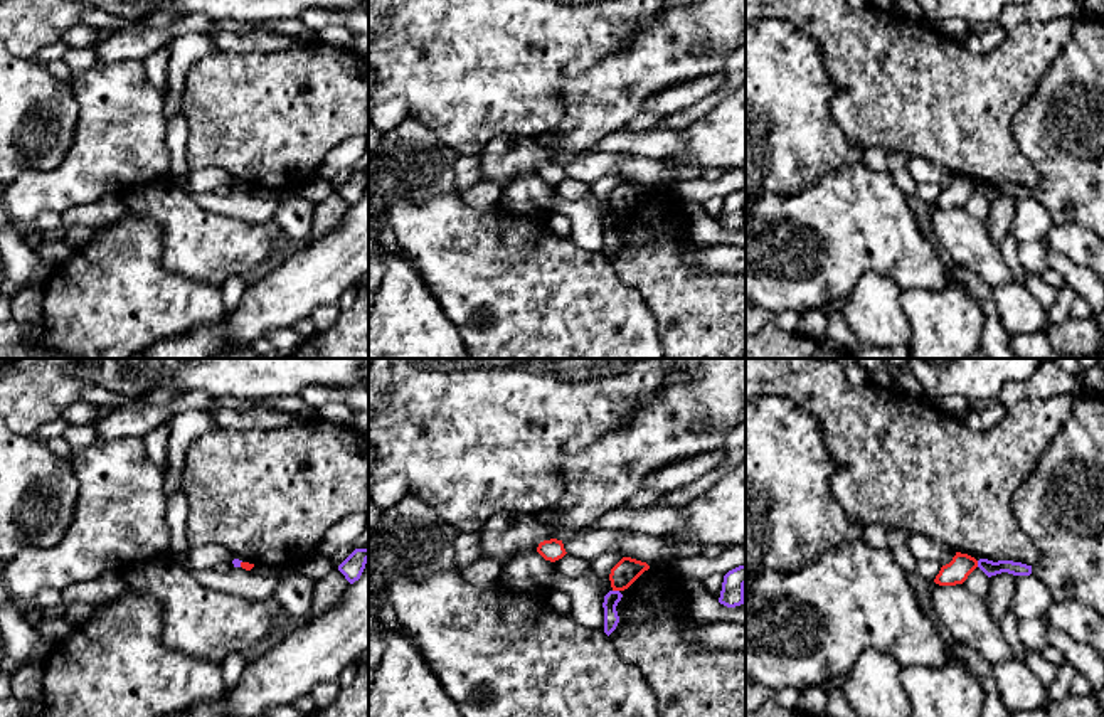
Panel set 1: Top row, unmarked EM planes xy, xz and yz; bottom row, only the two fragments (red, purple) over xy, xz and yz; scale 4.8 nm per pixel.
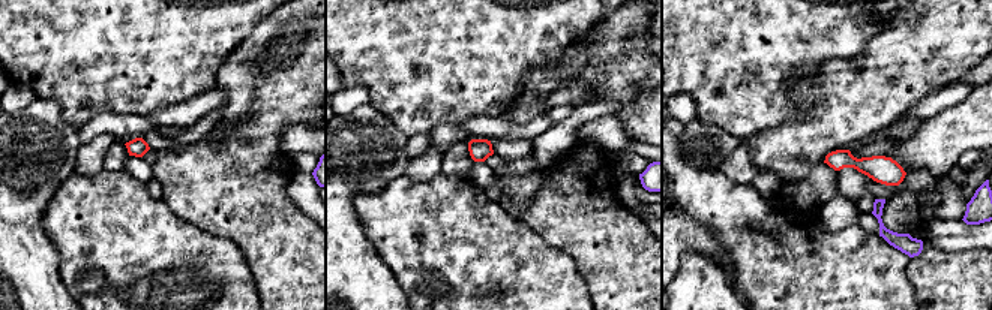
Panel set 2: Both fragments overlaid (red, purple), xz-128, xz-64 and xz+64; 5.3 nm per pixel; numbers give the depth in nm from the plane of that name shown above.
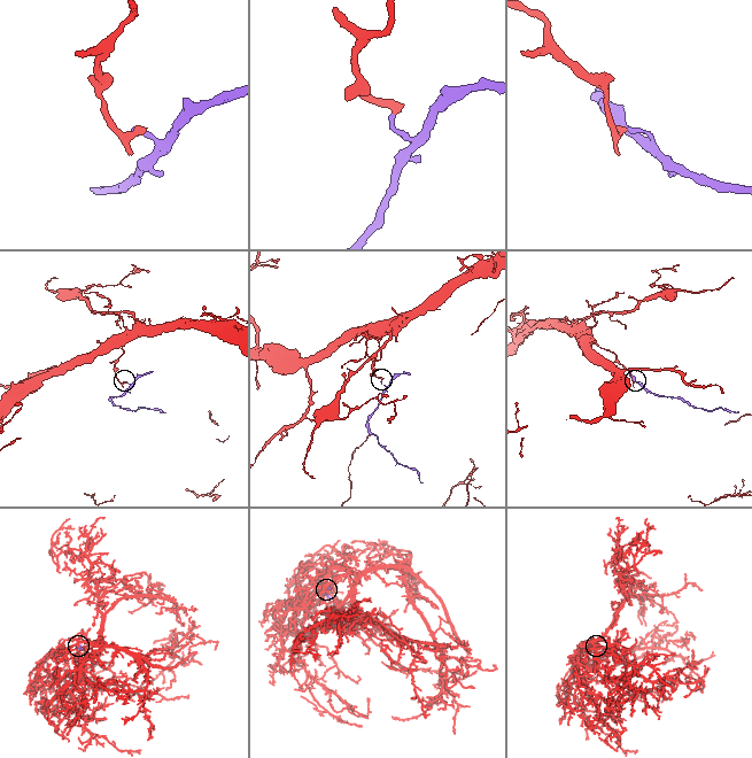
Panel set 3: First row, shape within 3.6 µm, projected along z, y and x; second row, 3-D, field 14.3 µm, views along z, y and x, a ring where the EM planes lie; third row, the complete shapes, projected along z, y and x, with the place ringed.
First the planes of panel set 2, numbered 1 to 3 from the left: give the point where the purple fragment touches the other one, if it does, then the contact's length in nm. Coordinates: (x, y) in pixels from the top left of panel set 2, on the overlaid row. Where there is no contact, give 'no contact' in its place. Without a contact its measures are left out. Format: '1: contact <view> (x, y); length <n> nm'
1: no contact
2: no contact
3: no contact

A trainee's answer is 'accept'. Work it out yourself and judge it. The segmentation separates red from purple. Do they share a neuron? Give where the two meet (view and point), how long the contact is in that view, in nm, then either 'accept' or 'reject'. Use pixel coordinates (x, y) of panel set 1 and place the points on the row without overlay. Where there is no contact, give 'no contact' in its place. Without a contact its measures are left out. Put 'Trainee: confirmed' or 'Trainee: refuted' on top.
Trainee: refuted
xz (616, 212) | 30 nm | reject

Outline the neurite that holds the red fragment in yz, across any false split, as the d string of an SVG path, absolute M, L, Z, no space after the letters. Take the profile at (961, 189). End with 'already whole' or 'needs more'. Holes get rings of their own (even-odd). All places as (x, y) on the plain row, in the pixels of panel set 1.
M956 175L953 183L941 190L934 205L939 209L963 207L976 190L978 190L978 183L974 180Z; already whole

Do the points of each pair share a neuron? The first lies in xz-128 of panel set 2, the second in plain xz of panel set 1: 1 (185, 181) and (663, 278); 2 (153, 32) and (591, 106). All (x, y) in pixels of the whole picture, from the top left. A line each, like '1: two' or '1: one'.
1: one
2: two

